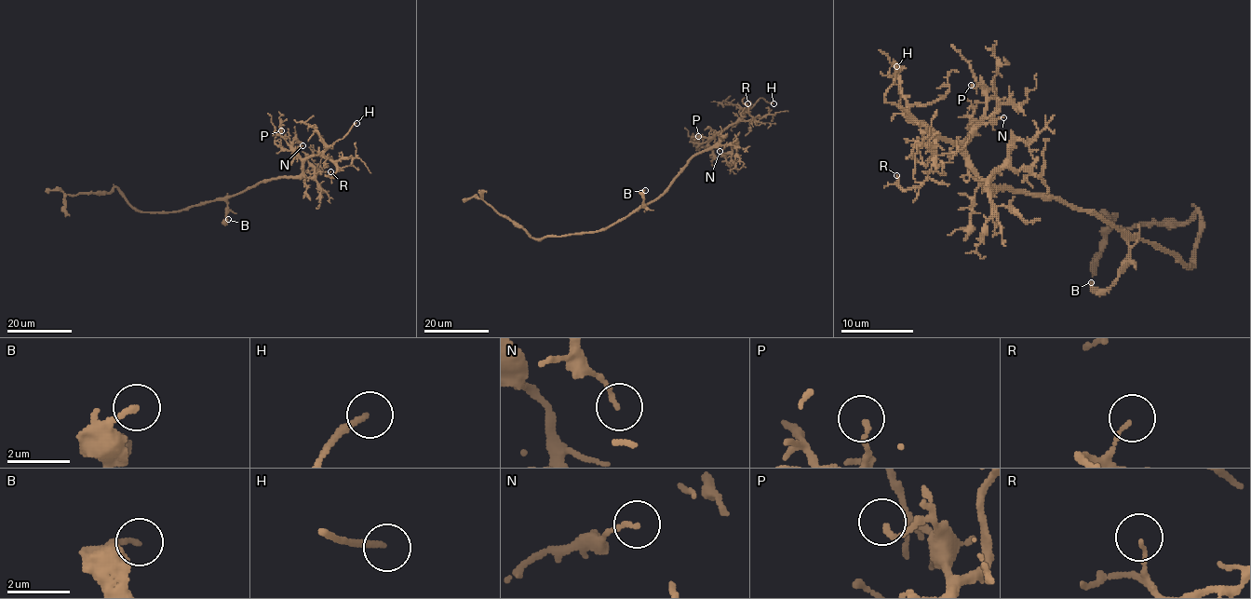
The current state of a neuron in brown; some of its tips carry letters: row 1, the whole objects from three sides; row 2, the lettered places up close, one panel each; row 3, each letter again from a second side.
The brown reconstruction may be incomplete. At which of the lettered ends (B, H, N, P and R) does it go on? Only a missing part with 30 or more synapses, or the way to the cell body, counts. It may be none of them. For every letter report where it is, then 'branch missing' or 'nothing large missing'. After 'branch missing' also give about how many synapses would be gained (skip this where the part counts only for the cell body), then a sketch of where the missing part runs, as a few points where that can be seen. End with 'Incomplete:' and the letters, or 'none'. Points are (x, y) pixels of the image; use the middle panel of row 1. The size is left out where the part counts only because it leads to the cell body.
B: place (645, 190); nothing large missing
H: place (773, 103); branch missing; course (773, 103), (801, 109), (811, 115), (813, 126), (816, 125)
N: place (719, 151); nothing large missing
P: place (698, 136); nothing large missing
R: place (747, 103); nothing large missing
Incomplete: H

